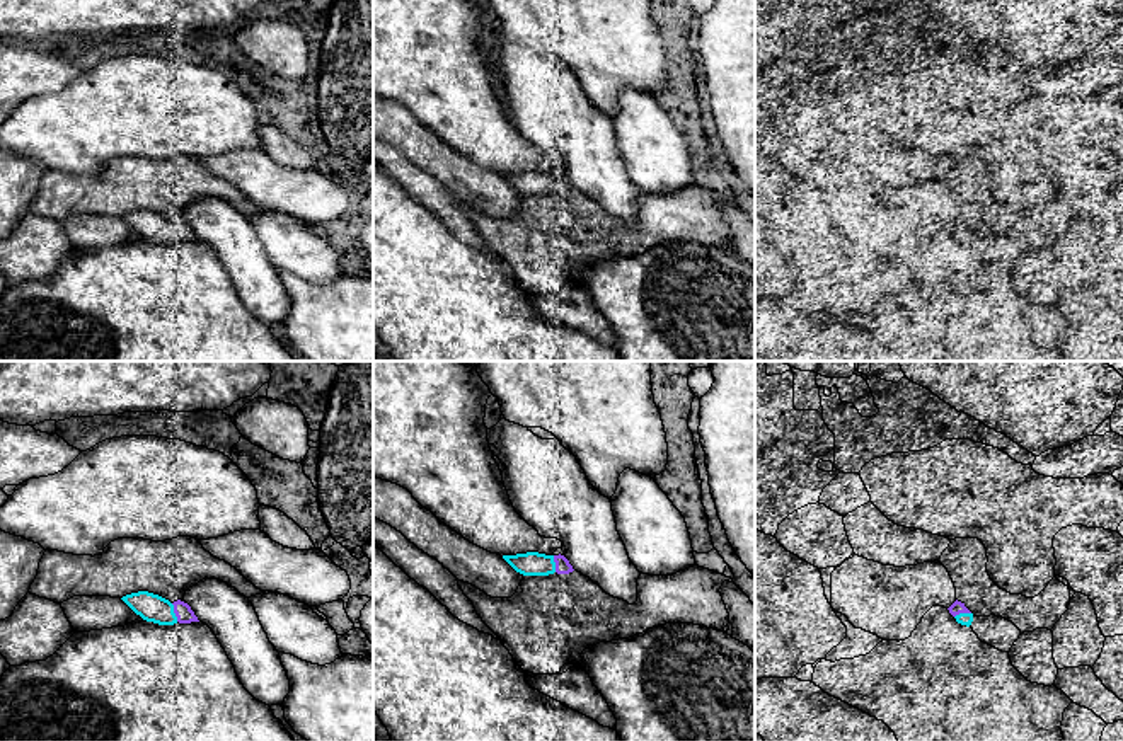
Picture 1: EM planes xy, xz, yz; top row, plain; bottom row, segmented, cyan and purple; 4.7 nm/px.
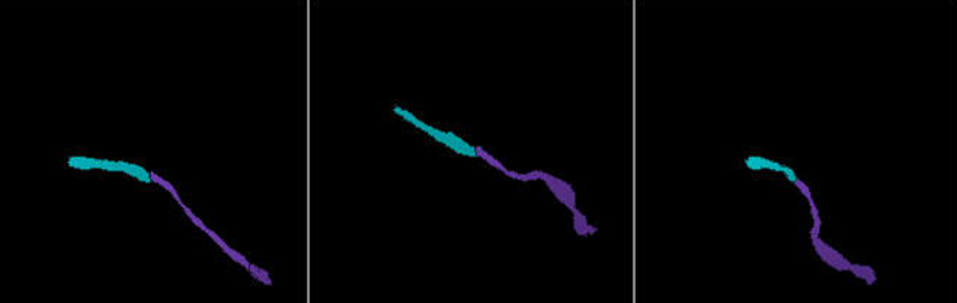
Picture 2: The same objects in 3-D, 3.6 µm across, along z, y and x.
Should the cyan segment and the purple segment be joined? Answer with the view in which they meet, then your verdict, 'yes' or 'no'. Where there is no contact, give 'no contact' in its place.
meets cyan in xy; yes

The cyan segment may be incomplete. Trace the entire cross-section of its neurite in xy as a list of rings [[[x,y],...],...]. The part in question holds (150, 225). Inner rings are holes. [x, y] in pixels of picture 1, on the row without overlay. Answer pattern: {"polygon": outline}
{"polygon": [[[148,210],[131,211],[121,218],[143,238],[158,244],[199,240],[191,225],[181,218],[170,221],[169,218]]]}

